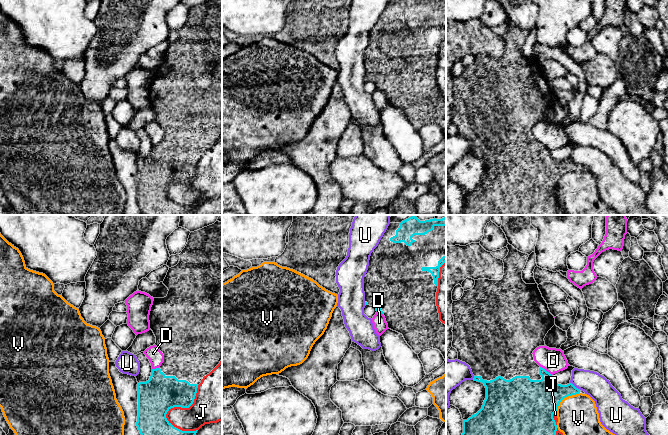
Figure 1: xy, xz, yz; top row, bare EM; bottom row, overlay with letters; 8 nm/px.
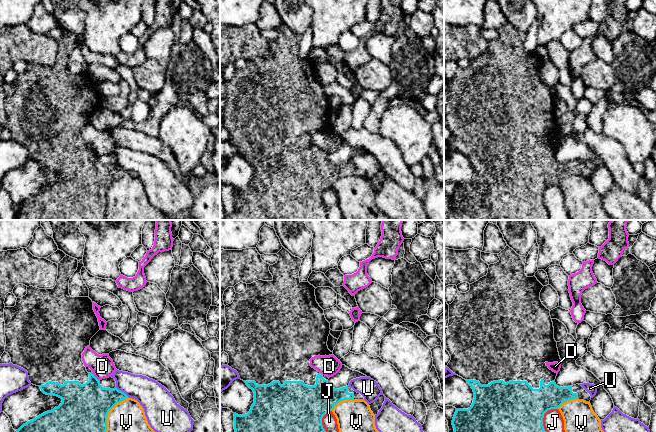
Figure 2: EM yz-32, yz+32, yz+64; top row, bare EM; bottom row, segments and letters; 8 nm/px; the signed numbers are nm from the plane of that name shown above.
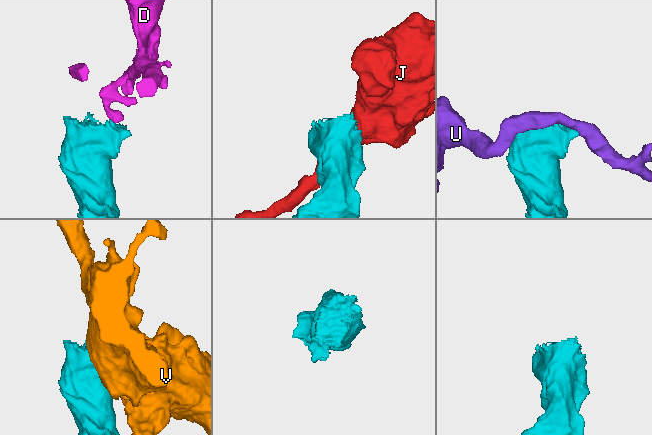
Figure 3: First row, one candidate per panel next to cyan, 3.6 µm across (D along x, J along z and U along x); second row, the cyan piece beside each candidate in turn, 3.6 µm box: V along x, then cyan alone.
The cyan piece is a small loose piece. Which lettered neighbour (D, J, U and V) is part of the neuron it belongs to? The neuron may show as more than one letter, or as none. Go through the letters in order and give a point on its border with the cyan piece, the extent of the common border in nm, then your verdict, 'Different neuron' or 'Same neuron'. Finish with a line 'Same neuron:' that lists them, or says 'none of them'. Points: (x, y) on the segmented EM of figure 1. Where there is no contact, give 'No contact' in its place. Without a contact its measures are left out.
D: Touches cyan at yz (545, 370). Shared border 120 nm. Different neuron
J: Touches cyan at xy (177, 406). Shared border 400 nm. Different neuron
U: Touches cyan at yz (574, 386). Shared border 110 nm. Different neuron
V: Touches cyan at yz (565, 397). Shared border 240 nm. Different neuron
Same neuron: none of them

